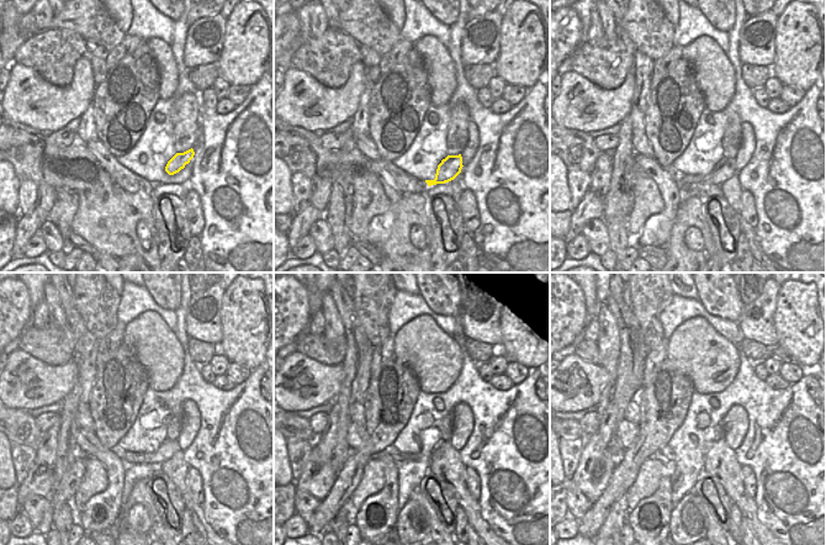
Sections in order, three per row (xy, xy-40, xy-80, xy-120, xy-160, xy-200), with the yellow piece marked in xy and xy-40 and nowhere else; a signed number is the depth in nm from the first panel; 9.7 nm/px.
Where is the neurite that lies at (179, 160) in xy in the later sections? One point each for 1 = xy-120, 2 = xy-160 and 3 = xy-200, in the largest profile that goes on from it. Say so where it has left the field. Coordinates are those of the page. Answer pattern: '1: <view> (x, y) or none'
1: xy-120 (168, 448)
2: xy-160 (391, 450)
3: xy-200 (666, 450)

